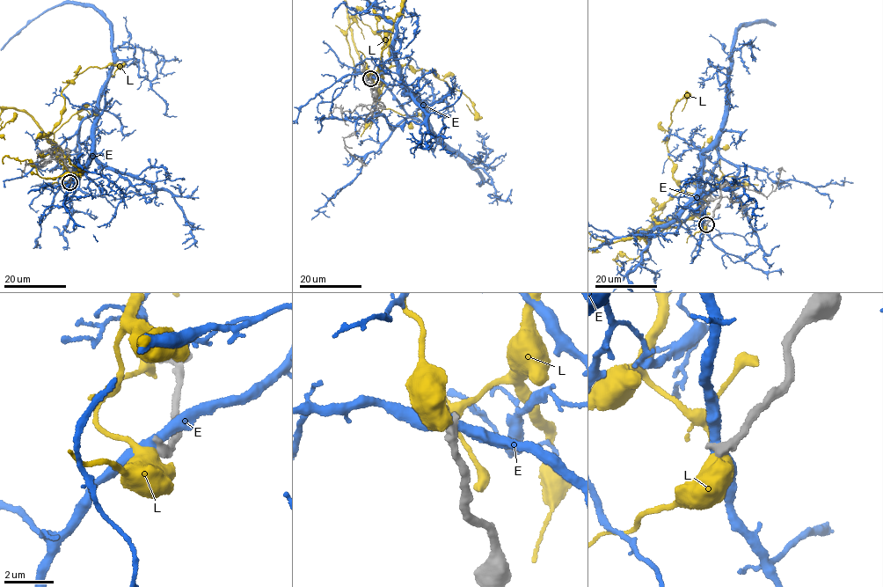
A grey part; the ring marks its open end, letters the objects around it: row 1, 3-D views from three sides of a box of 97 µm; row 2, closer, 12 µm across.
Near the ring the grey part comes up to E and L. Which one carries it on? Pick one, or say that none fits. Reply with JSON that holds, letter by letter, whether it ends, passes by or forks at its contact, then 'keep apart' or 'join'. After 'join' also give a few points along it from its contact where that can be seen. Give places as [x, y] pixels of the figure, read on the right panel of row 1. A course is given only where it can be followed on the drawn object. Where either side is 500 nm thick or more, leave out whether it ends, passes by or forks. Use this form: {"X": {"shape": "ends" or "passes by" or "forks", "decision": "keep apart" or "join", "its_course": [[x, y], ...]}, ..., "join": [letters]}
{"E": {"shape": "passes by", "decision": "keep apart"}, "L": {"shape": "passes by", "decision": "keep apart"}, "join": []}

